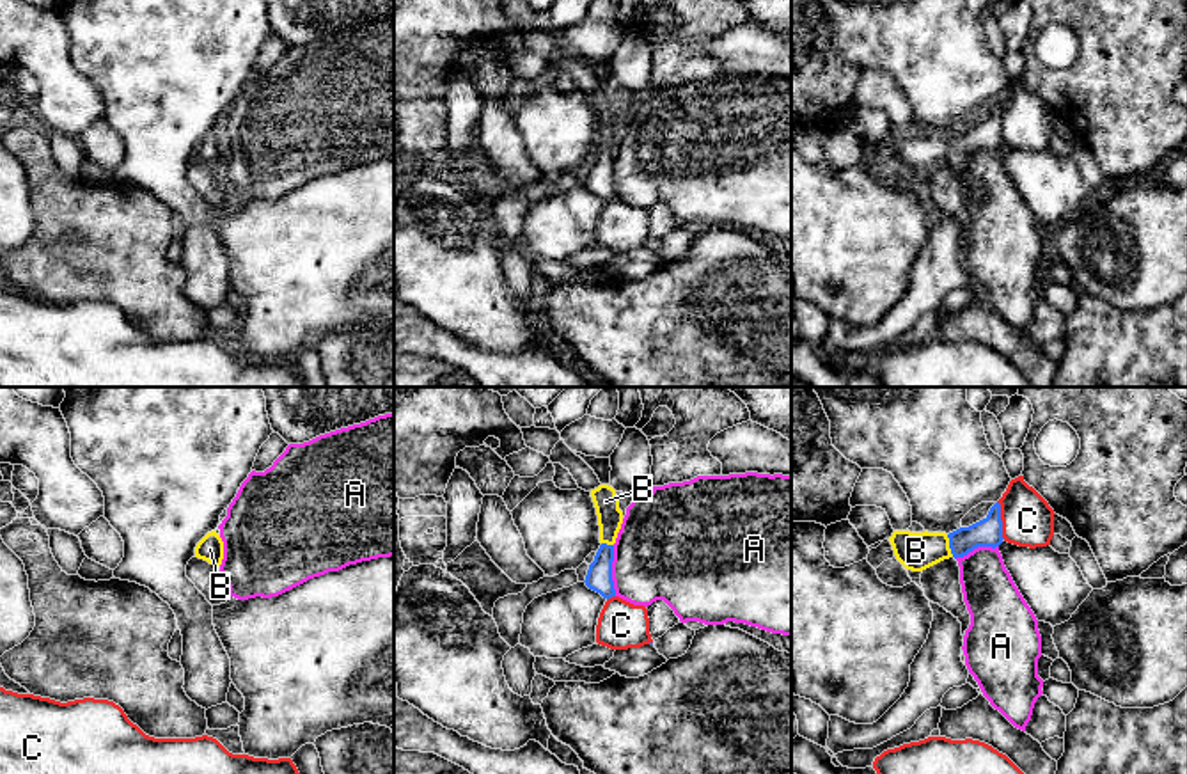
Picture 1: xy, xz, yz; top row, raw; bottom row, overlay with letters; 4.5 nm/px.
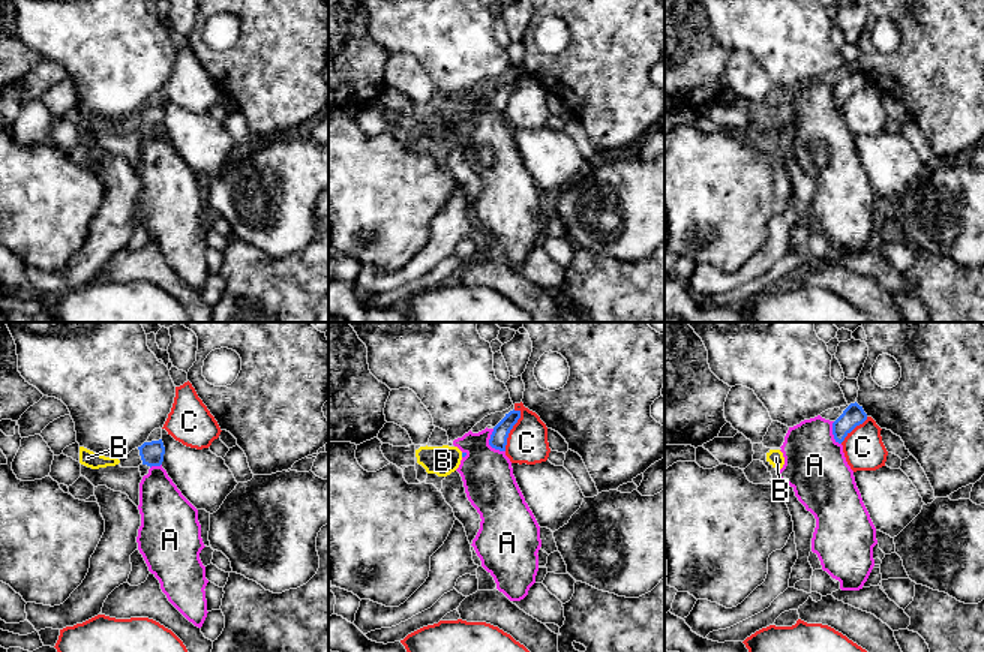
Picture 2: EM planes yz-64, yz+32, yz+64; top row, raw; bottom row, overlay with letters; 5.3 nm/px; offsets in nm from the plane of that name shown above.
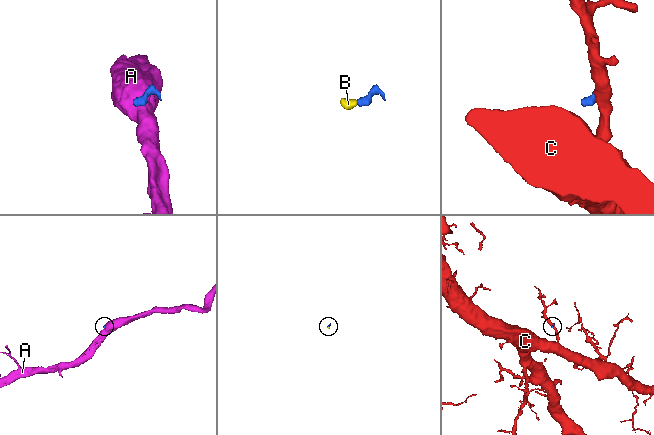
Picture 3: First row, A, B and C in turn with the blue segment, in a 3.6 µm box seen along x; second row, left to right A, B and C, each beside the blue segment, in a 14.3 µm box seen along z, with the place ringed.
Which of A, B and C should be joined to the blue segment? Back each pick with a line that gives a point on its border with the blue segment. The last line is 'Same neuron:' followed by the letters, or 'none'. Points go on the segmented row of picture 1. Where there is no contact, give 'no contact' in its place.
B: yz (950, 545)
Same neuron: B

